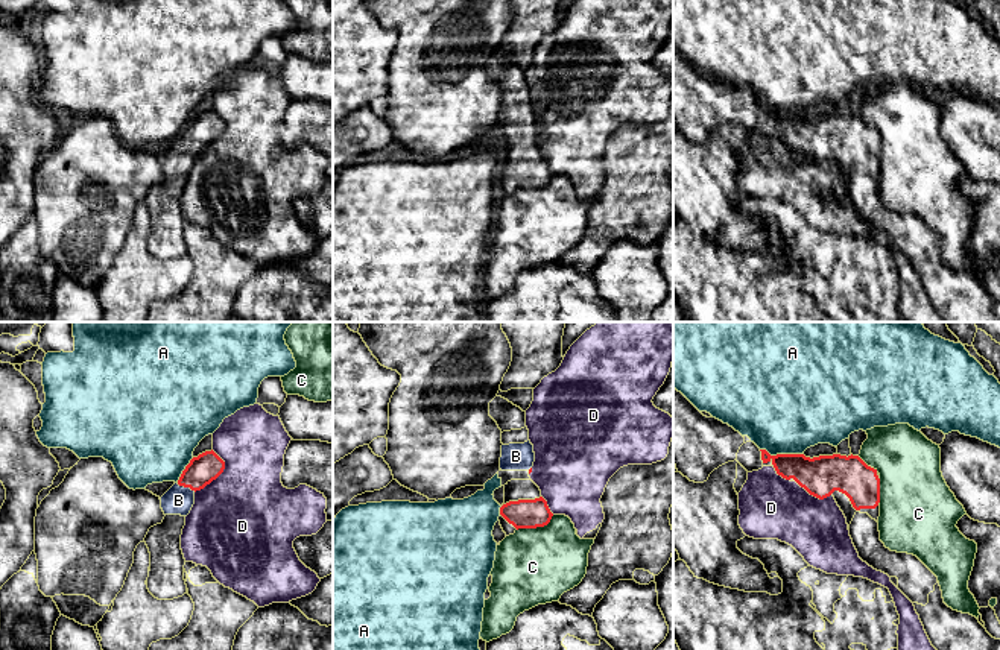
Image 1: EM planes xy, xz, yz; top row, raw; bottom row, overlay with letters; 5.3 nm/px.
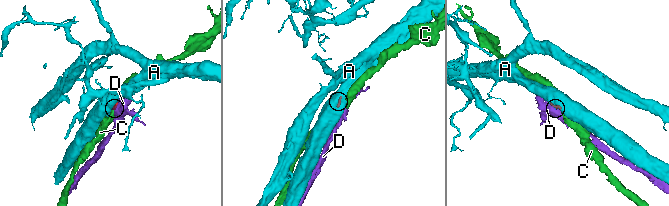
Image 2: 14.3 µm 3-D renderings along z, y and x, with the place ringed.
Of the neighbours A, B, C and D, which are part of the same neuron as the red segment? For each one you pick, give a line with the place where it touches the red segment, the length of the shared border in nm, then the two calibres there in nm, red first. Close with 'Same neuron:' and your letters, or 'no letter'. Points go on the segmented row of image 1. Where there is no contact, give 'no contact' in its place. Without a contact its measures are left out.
B: xy (186, 486) | 110 nm | 160/160 nm
Same neuron: B

